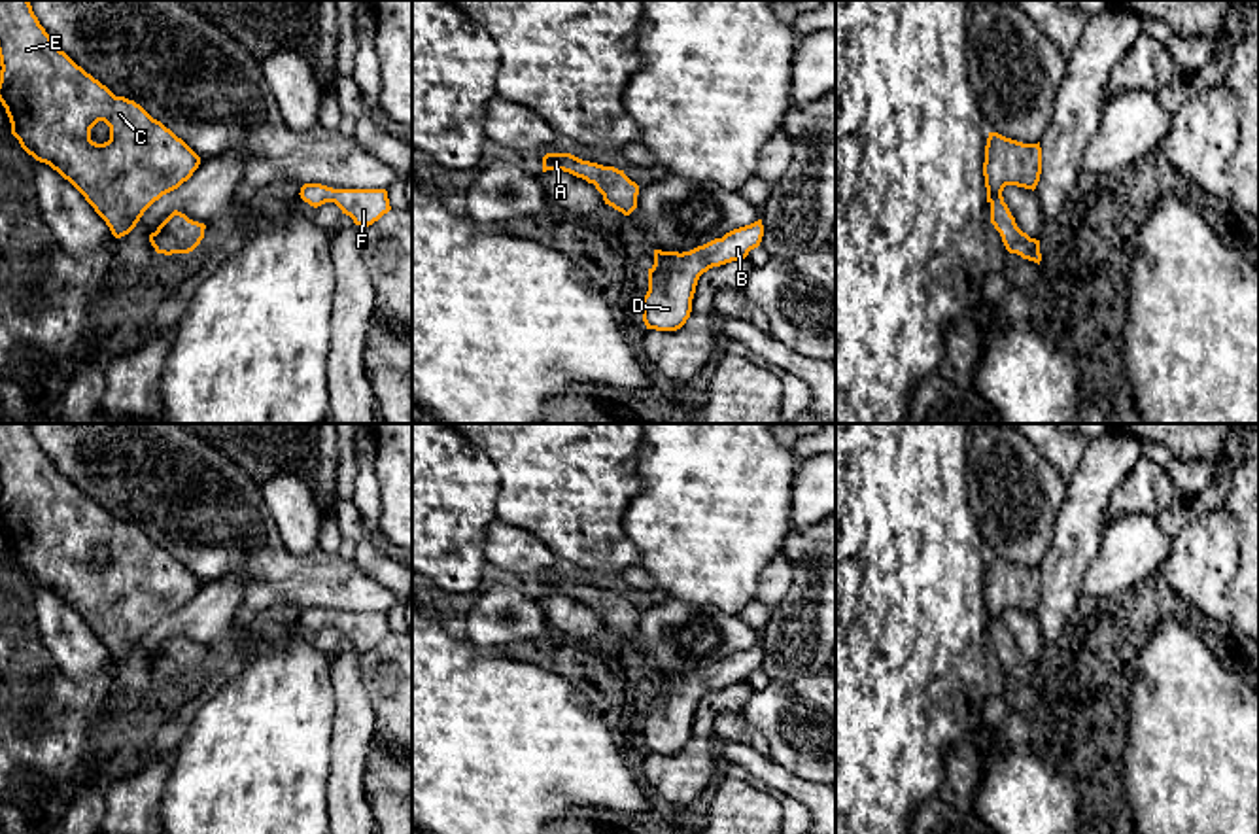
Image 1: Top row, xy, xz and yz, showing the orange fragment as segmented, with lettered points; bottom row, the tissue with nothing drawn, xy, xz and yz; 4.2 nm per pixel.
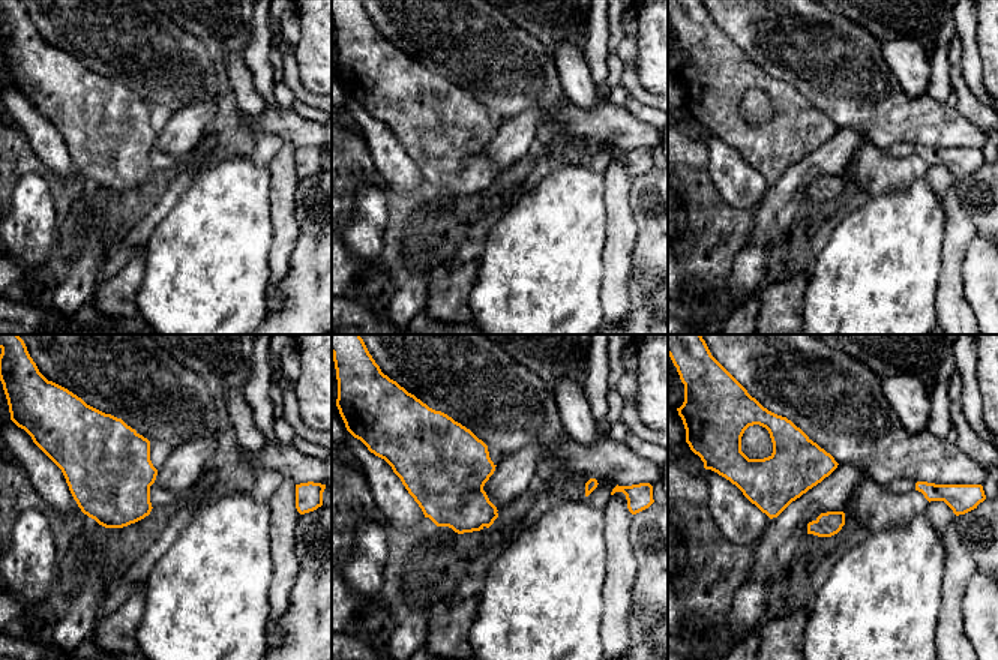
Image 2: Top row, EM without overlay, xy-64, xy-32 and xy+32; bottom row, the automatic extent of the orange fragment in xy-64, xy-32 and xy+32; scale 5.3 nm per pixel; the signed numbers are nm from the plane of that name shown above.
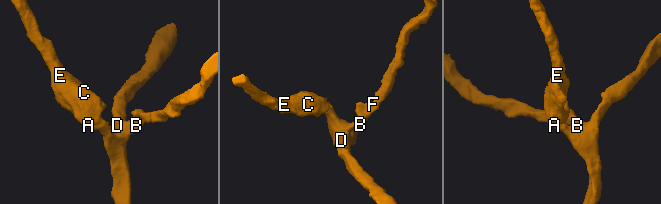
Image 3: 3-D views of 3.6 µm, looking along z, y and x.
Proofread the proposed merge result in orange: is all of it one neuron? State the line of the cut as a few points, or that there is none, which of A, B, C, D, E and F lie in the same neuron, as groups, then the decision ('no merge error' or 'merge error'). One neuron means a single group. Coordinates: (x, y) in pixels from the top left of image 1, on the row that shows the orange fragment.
no cut; A B C D E F; no merge error

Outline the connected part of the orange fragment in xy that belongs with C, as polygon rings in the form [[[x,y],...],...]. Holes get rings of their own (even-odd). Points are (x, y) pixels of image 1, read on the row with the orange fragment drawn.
[[[0,0],[0,102],[11,134],[36,161],[68,180],[106,221],[112,235],[129,235],[144,212],[187,182],[200,157],[140,104],[115,96],[57,47],[28,0]],[[104,121],[110,140],[96,144],[91,129]]]

